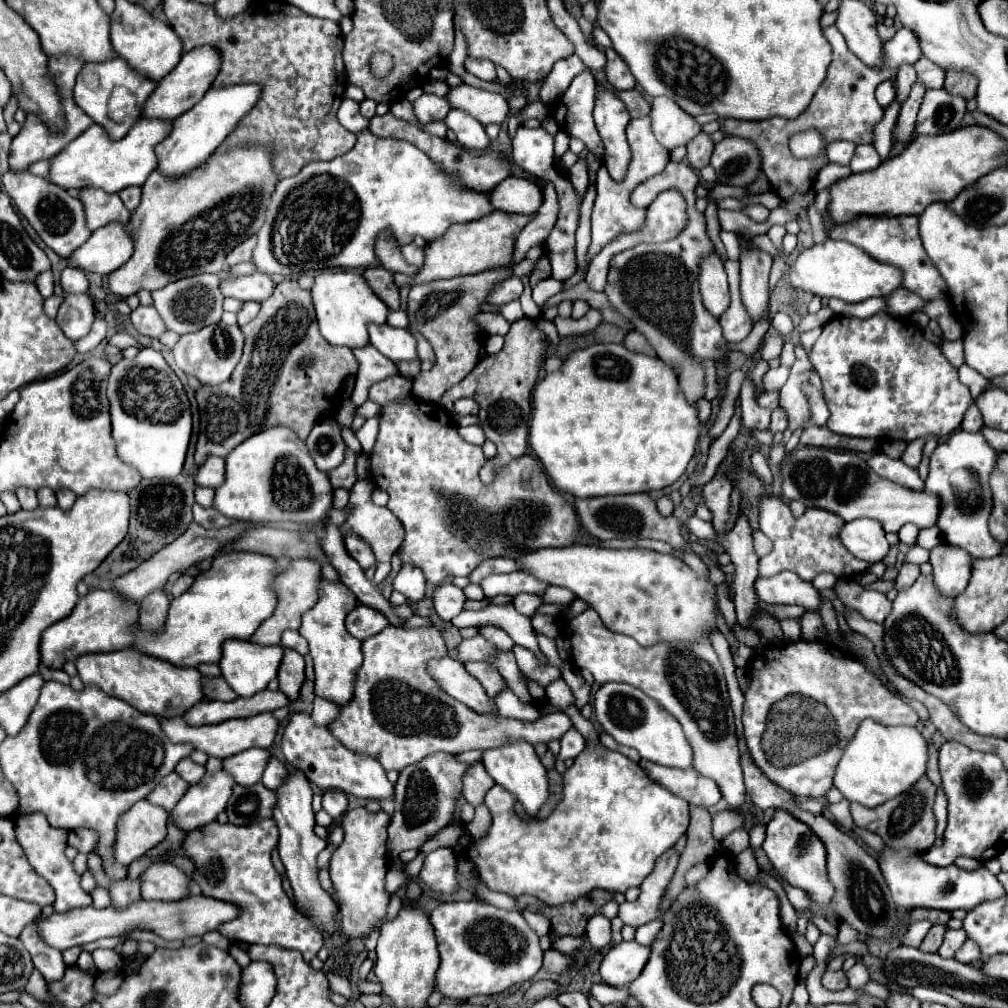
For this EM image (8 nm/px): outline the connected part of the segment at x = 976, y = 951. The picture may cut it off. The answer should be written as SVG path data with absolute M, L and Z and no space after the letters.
M970 938L964 942L964 946L956 952L956 960L958 962L964 962L964 964L972 964L972 962L978 962L982 958L980 954L980 948L976 946L976 942L972 942Z

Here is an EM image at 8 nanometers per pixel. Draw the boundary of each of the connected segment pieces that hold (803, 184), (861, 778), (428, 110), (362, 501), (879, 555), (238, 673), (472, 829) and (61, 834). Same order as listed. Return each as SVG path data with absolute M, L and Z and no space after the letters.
M728 118L724 122L724 132L756 142L756 146L760 148L760 154L762 154L762 170L768 176L772 190L784 200L788 200L796 192L806 192L808 188L812 188L816 172L828 162L826 156L822 156L818 160L800 160L800 158L792 156L792 152L788 148L788 120L786 118L768 118L768 120L760 120L760 122Z
M864 720L846 746L834 776L834 786L846 800L858 802L868 808L876 808L886 800L896 798L904 790L912 788L918 778L926 774L928 742L912 726L882 726L872 720Z
M422 94L414 102L414 114L422 124L428 124L432 120L444 120L450 112L450 102L446 96L434 96L434 94Z
M368 476L360 478L354 484L354 488L350 490L350 504L348 504L348 506L352 506L352 512L350 512L348 520L342 524L340 530L342 530L342 534L354 532L354 534L362 536L372 546L372 552L374 552L378 562L390 562L392 554L398 550L398 546L404 540L404 526L402 526L402 522L394 514L390 514L388 508L380 508L380 506L374 506L370 502L370 494L372 494L374 488L376 486L374 486L374 482Z
M876 520L846 522L840 532L840 540L856 558L866 562L882 562L890 550L886 532Z
M228 640L228 642L224 642L222 660L218 666L220 666L226 682L232 686L232 690L238 692L238 696L246 698L246 696L254 696L256 692L264 690L268 686L268 682L276 678L278 666L282 662L282 654L284 654L284 648L280 644L258 646L258 644L252 644L246 640Z
M482 804L482 806L476 808L476 816L474 816L474 820L466 826L466 830L470 832L470 836L472 836L474 840L480 840L480 838L486 836L486 832L488 832L490 826L492 826L492 814L490 814L490 810Z
M30 814L24 818L14 820L16 824L16 838L20 842L20 846L26 852L26 858L30 862L30 866L48 880L48 884L54 888L56 892L56 900L54 900L54 910L56 912L68 912L72 908L84 908L92 904L92 898L80 888L80 876L74 872L72 862L64 856L64 848L66 848L66 830L62 828L52 828L48 824L48 820L44 818L44 814Z

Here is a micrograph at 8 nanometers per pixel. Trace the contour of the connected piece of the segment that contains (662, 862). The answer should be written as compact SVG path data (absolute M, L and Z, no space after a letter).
M666 850L658 860L656 860L656 866L654 870L648 874L648 878L642 882L640 886L640 896L638 900L634 902L624 902L620 904L620 910L618 910L618 918L624 922L624 924L630 924L634 928L642 926L642 924L648 924L656 918L662 916L660 912L660 902L662 902L662 896L666 894L666 888L676 872L676 866L678 866L678 852L676 850Z

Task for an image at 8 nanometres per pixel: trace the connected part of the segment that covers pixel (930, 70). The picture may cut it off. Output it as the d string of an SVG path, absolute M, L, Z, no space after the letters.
M920 58L914 64L918 78L926 84L926 88L942 88L944 86L944 78L946 78L946 70L942 66L936 66L934 62L928 62L928 58Z

